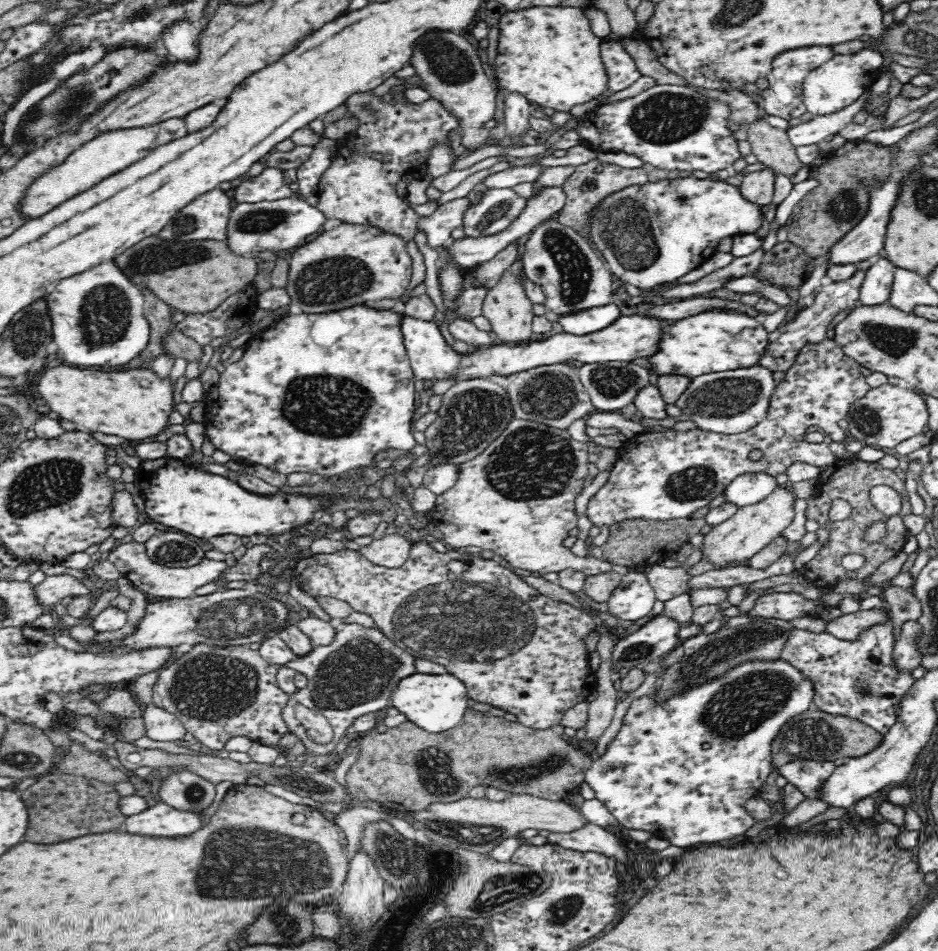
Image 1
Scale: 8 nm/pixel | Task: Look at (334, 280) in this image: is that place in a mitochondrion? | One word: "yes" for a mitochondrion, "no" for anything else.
yes

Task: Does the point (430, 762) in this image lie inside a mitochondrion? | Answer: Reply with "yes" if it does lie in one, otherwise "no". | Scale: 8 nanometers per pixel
yes

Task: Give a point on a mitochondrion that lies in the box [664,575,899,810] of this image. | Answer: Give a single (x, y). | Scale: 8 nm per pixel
(747, 701)

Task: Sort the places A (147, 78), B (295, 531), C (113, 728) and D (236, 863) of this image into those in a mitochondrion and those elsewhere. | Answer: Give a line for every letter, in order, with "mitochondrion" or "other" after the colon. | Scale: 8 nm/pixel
A: other
B: other
C: other
D: mitochondrion

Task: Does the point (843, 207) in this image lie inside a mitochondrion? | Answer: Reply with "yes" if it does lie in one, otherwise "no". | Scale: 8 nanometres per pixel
yes

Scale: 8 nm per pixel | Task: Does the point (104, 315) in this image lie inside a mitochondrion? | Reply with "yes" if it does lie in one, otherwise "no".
yes

